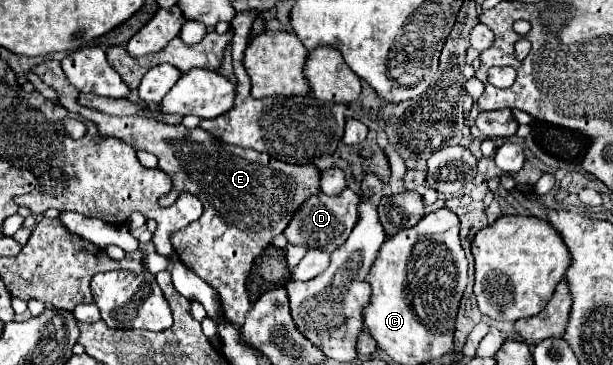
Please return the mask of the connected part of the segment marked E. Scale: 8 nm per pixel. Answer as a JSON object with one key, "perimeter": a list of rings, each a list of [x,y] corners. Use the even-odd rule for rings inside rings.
{"perimeter":[[[44,61],[34,73],[60,95],[60,101],[68,111],[94,121],[100,135],[118,137],[136,151],[156,155],[158,169],[162,169],[174,183],[172,193],[164,197],[166,203],[172,203],[180,193],[192,193],[202,201],[202,217],[182,231],[176,231],[172,235],[172,245],[180,261],[218,291],[224,321],[242,325],[250,309],[246,279],[252,271],[254,259],[288,227],[296,209],[300,209],[308,197],[320,193],[320,169],[316,165],[282,163],[268,153],[226,145],[198,127],[186,129],[182,125],[166,125],[140,115],[114,117],[80,107],[74,101],[78,91],[66,79],[60,61]]]}

